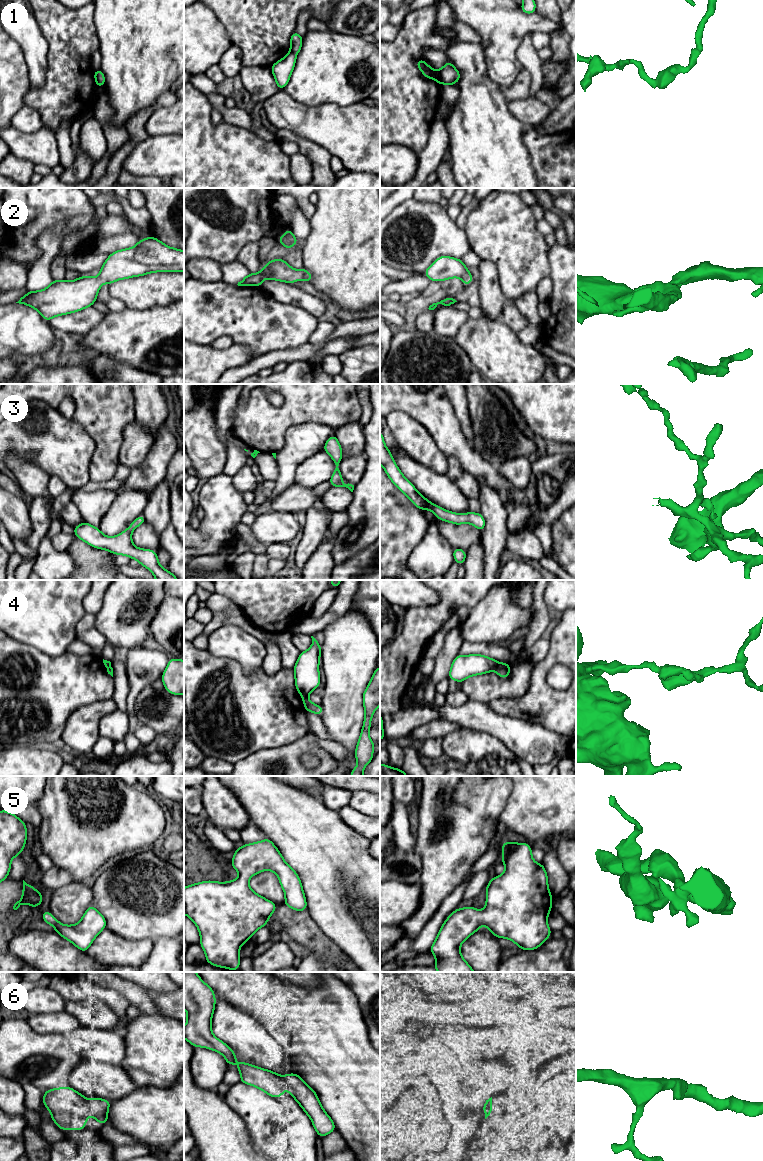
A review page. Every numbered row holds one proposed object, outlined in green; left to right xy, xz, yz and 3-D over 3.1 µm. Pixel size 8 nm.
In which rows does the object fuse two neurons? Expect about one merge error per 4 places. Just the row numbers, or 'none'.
1, 4

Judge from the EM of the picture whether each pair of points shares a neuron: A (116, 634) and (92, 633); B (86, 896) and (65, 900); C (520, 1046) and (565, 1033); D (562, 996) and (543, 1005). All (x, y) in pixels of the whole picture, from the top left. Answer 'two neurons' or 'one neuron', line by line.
A: two neurons
B: one neuron
C: one neuron
D: one neuron

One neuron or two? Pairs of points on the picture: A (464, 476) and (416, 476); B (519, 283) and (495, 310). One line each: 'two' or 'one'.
A: two
B: two

